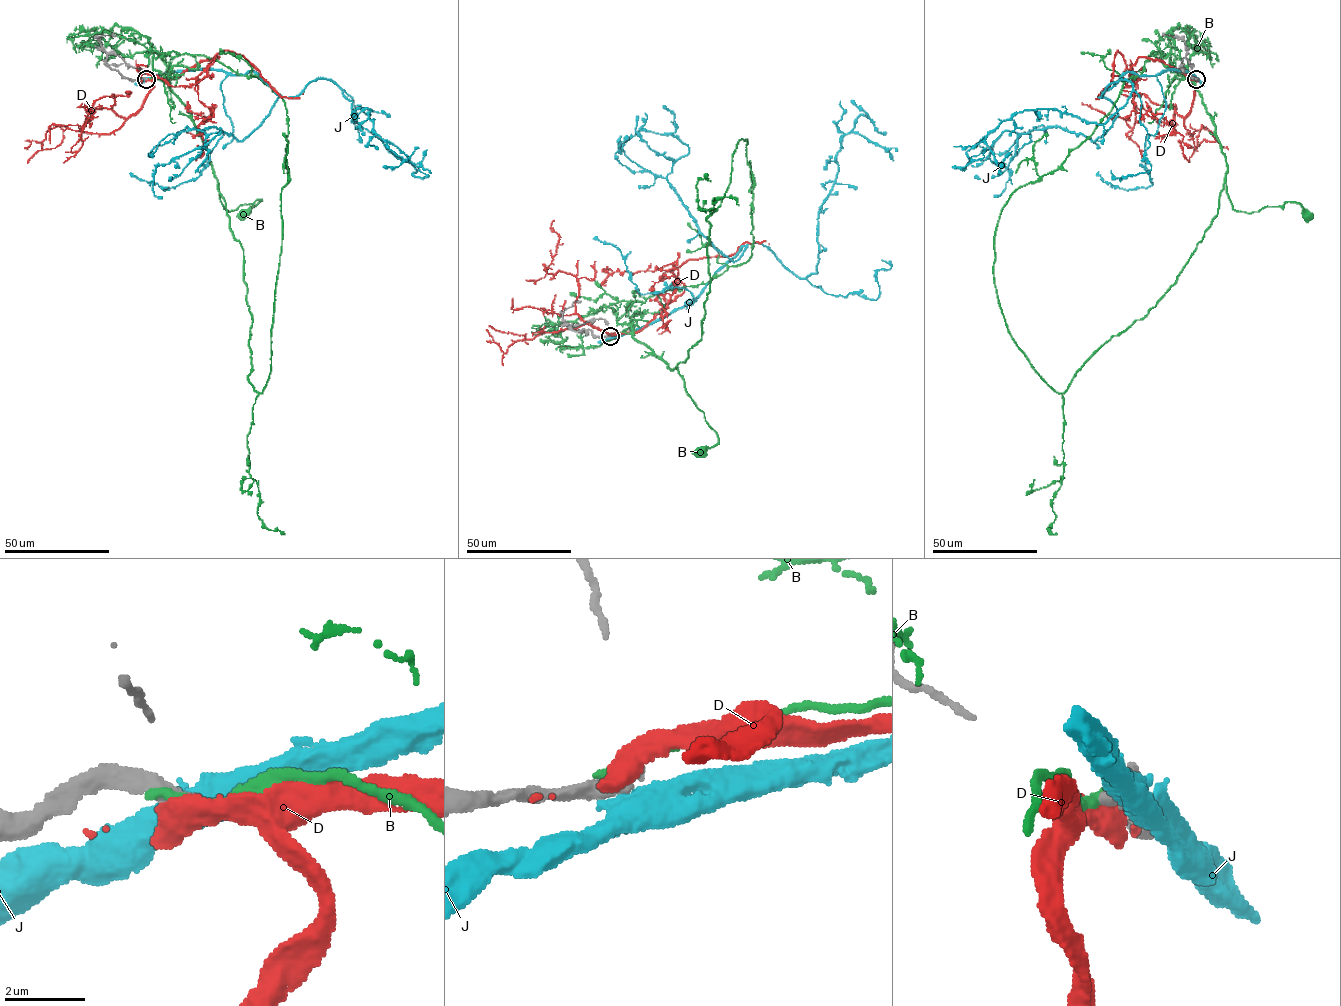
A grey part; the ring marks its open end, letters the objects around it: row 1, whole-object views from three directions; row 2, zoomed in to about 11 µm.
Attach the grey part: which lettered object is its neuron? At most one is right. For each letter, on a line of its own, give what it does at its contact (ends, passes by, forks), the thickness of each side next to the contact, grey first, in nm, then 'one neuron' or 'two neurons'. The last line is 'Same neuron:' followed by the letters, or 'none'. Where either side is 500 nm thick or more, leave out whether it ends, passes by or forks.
B: calibres 550 and 280 nm; two neurons
D: calibres 500 and 700 nm; two neurons
J: calibres 550 and 750 nm; two neurons
Same neuron: none

